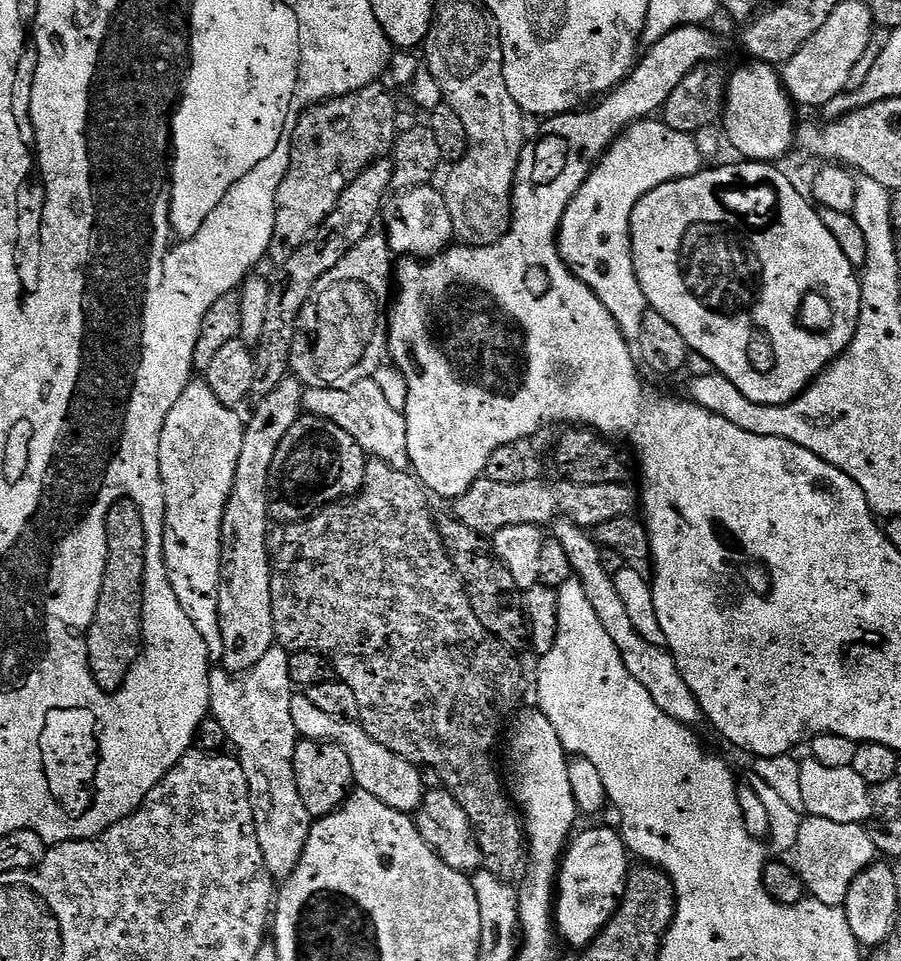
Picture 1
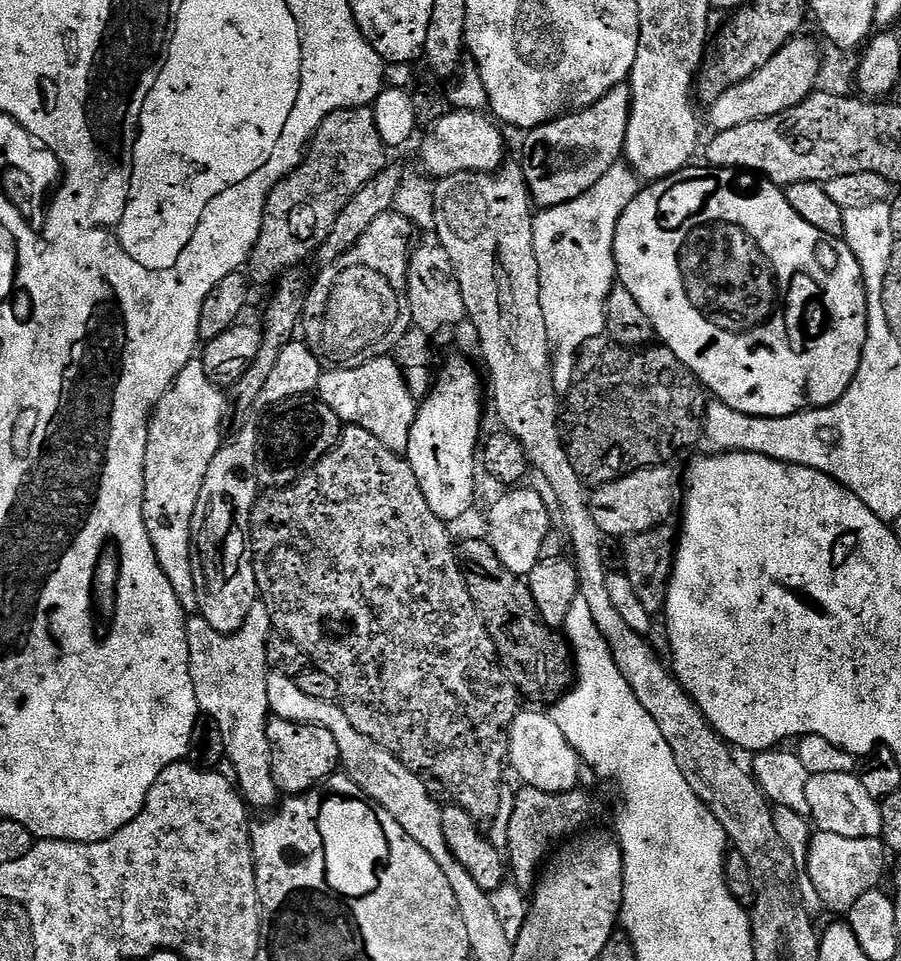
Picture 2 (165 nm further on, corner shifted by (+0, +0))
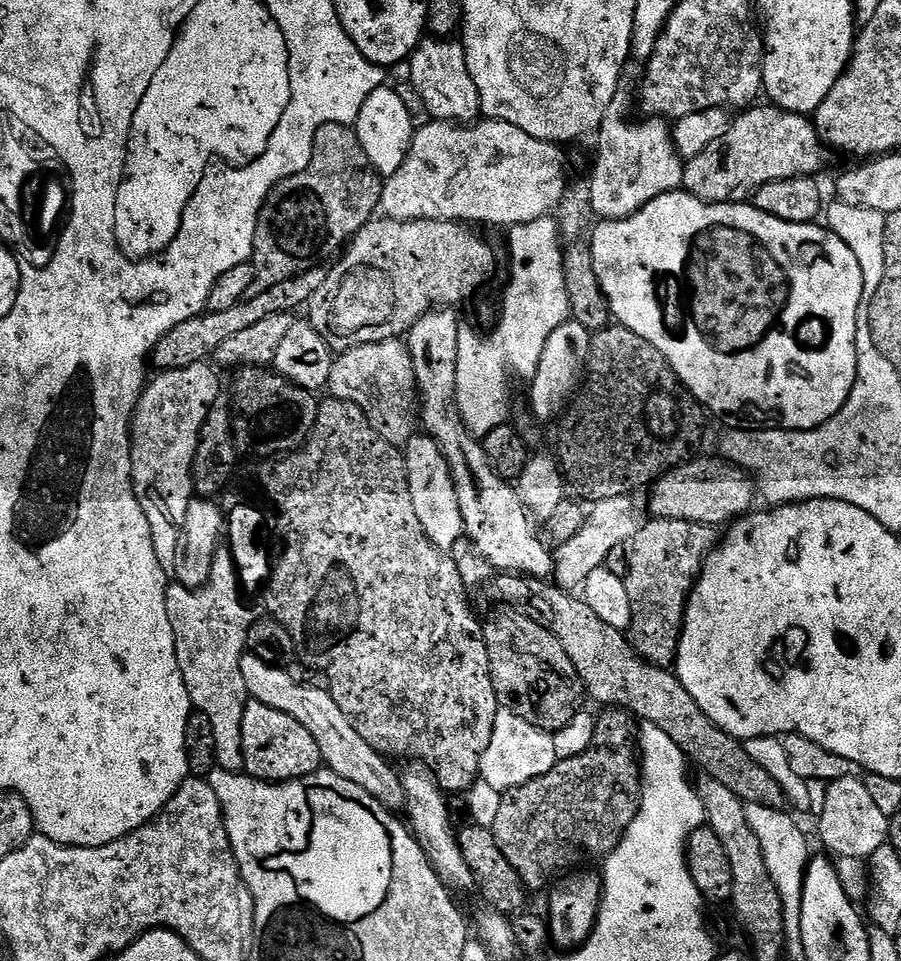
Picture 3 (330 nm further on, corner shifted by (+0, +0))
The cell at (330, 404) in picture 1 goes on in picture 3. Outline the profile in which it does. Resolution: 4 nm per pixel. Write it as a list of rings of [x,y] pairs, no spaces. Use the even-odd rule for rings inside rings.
[[[403,339],[370,342],[339,353],[332,361],[327,391],[335,399],[354,402],[361,408],[386,442],[404,446],[412,439],[412,423],[418,420],[418,393],[414,362]]]

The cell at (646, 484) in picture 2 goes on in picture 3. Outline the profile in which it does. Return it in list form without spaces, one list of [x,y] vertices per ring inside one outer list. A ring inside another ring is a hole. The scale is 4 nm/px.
[[[693,458],[688,463],[681,464],[651,485],[647,493],[648,508],[655,519],[728,526],[753,507],[752,499],[754,501],[757,499],[758,489],[748,473],[742,471],[736,464],[729,464],[723,458],[700,459]]]

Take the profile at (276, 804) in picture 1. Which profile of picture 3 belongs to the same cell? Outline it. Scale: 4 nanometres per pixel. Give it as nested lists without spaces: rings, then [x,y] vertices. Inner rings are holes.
[[[228,550],[217,551],[212,559],[210,578],[201,588],[187,588],[172,582],[166,594],[166,610],[174,630],[178,666],[193,709],[208,719],[212,748],[216,751],[215,763],[237,774],[244,772],[242,714],[250,699],[246,678],[242,678],[242,658],[246,654],[248,631],[254,619],[244,604],[248,605],[242,595],[232,553]]]

